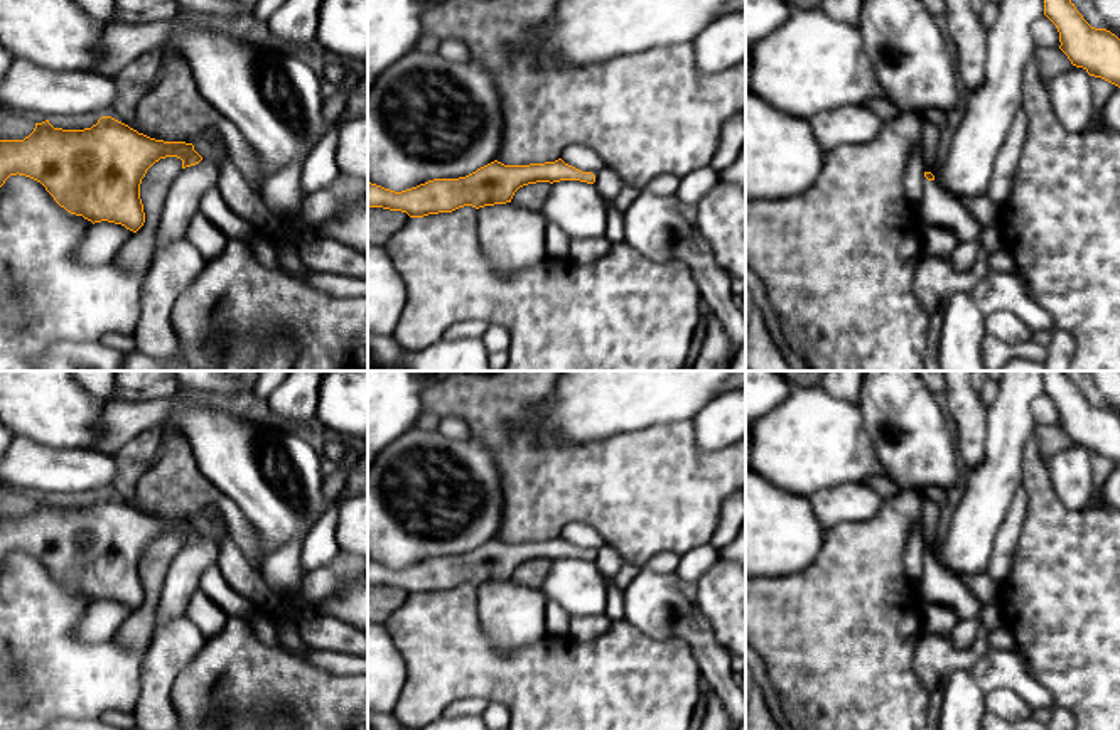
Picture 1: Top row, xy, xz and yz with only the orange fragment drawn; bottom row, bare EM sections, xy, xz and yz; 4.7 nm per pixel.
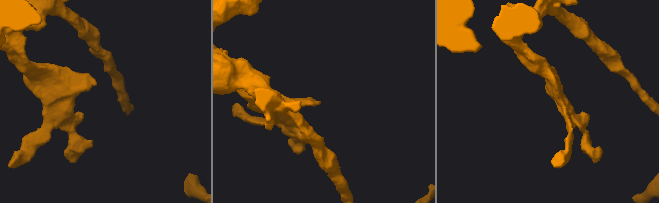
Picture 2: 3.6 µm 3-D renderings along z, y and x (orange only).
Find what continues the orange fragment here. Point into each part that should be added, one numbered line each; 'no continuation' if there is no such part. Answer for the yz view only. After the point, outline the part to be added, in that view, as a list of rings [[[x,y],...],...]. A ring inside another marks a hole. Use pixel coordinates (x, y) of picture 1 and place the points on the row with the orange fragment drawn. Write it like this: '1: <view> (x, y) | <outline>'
1: yz (938, 208) | [[[924,180],[924,194],[918,207],[924,226],[946,228],[958,241],[978,243],[983,226],[936,180]]]

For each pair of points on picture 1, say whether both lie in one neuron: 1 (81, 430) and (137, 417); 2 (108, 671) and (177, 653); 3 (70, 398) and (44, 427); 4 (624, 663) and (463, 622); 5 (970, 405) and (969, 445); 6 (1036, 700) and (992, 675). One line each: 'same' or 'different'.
1: different
2: different
3: same
4: same
5: same
6: same

